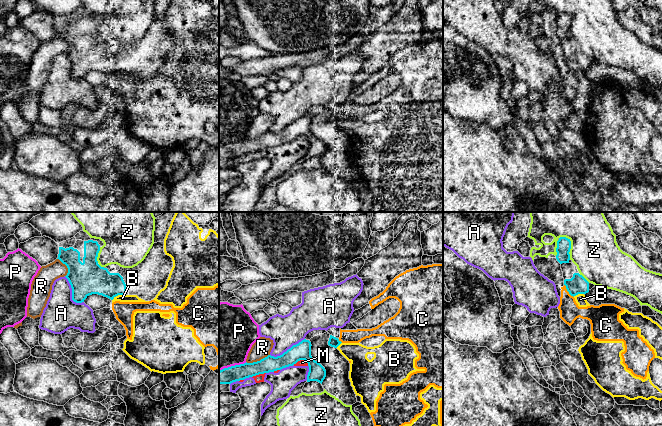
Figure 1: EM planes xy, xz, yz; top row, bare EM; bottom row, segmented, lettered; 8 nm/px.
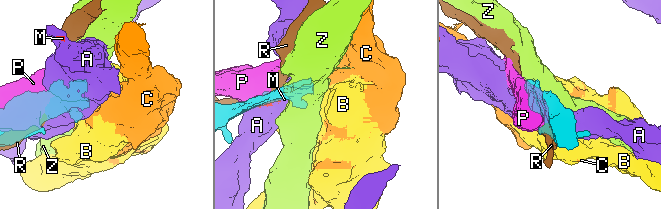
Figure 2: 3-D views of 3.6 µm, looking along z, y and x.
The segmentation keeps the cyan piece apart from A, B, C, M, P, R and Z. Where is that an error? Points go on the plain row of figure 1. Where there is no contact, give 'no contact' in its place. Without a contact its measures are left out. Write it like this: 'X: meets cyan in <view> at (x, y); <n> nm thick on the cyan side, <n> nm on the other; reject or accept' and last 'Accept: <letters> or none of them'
A: meets cyan in xy at (72, 69); 260 nm thick on the cyan side, 280 nm on the other; reject
B: meets cyan in xy at (118, 70); 240 nm thick on the cyan side, 60 nm on the other; reject
C: meets cyan in yz at (567, 66); 150 nm thick on the cyan side, 160 nm on the other; reject
M: meets cyan in xz at (300, 135); 140 nm thick on the cyan side, 50 nm on the other; reject
P: meets cyan in xz at (232, 142); 130 nm thick on the cyan side, 500 nm on the other; reject
R: meets cyan in xz at (257, 137); 130 nm thick on the cyan side, 150 nm on the other; reject
Z: meets cyan in yz at (570, 21); 110 nm thick on the cyan side, 380 nm on the other; reject
Accept: none of them

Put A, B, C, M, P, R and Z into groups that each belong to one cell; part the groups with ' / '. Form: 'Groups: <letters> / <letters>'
Groups: A M / B C / P / R / Z

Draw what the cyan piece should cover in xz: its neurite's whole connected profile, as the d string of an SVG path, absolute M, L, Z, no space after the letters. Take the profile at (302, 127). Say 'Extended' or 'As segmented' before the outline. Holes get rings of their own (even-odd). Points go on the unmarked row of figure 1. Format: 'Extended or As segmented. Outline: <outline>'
As segmented. Outline: M302 116L282 131L274 133L268 131L260 137L244 139L240 141L224 144L219 147L219 161L231 160L259 150L274 148L283 144L293 142L300 136L305 136L309 142L307 158L317 157L322 160L326 153L325 144L315 137L311 132L311 118Z

